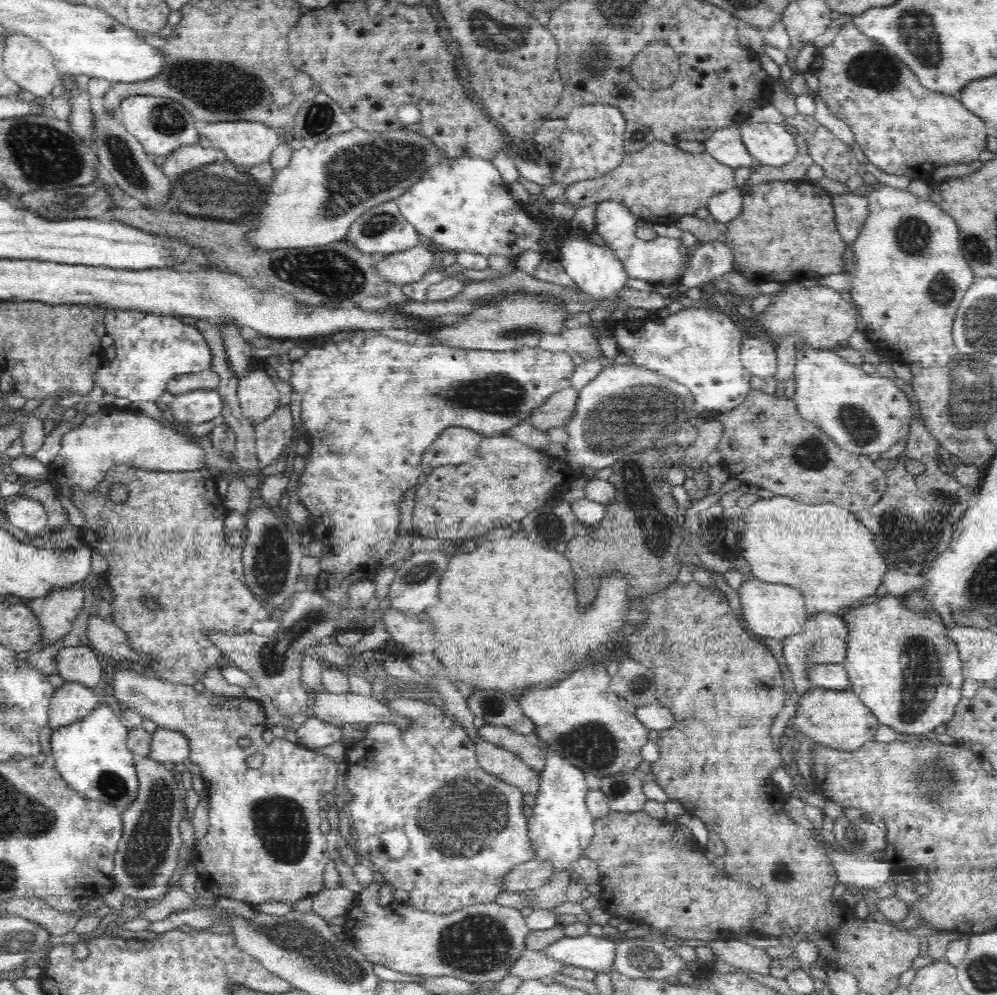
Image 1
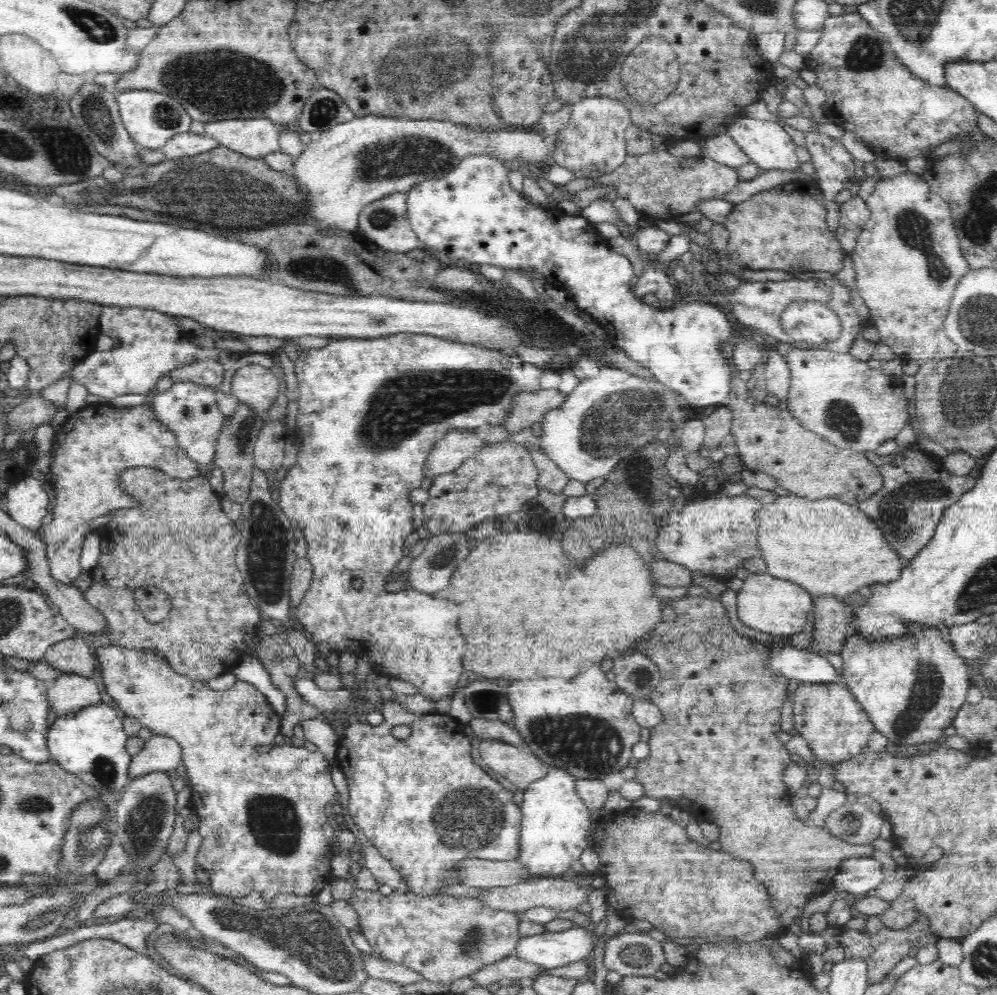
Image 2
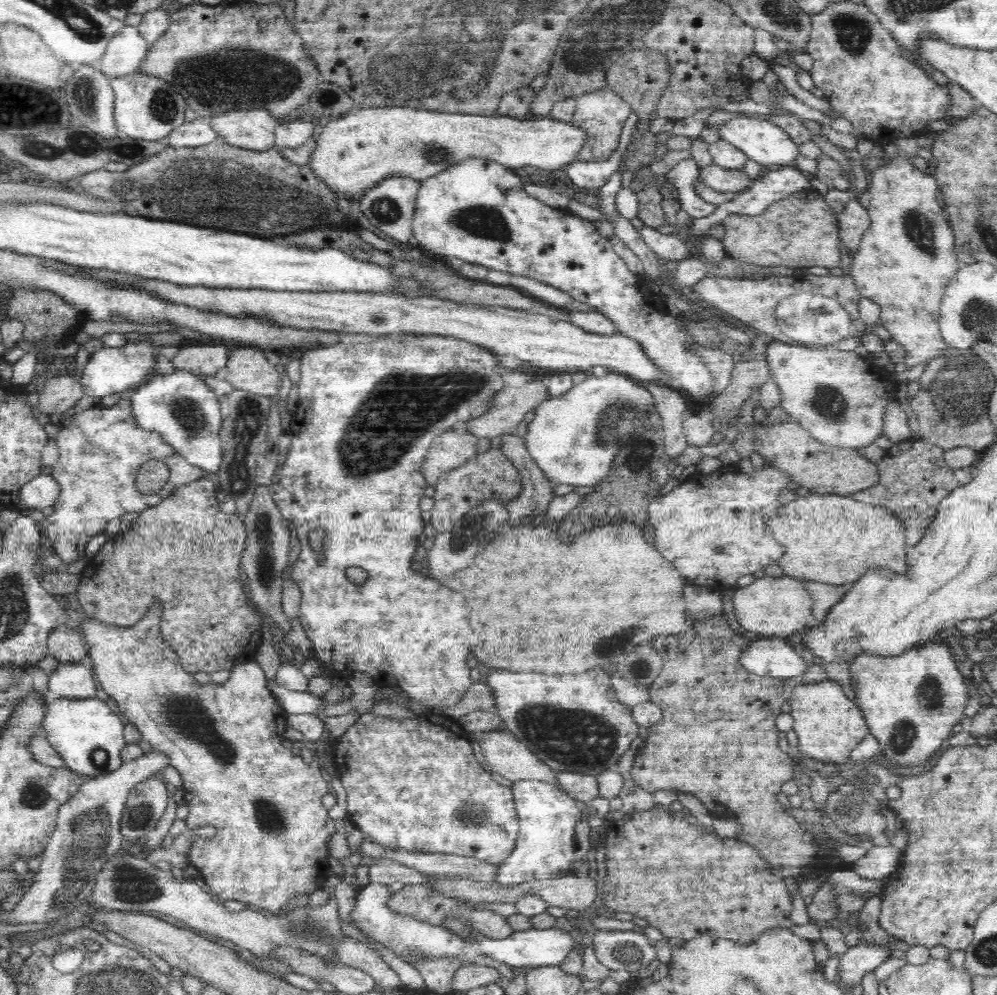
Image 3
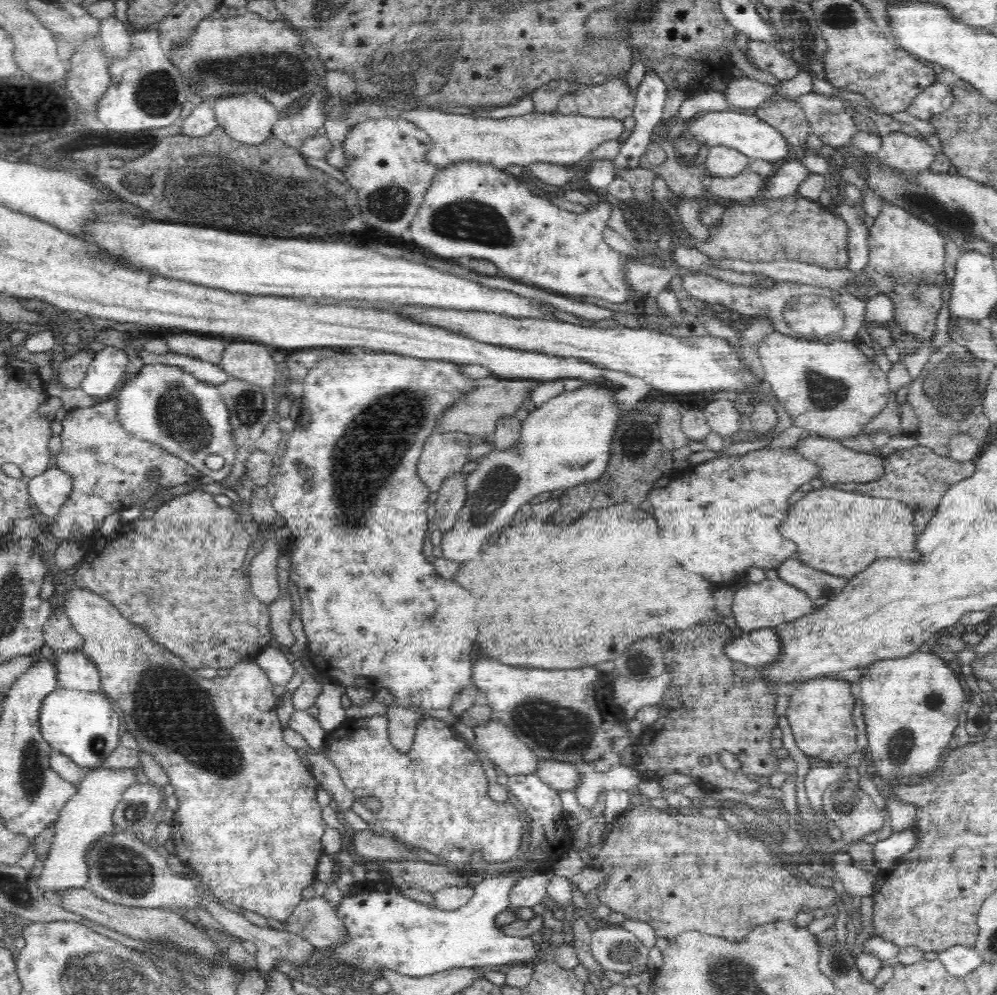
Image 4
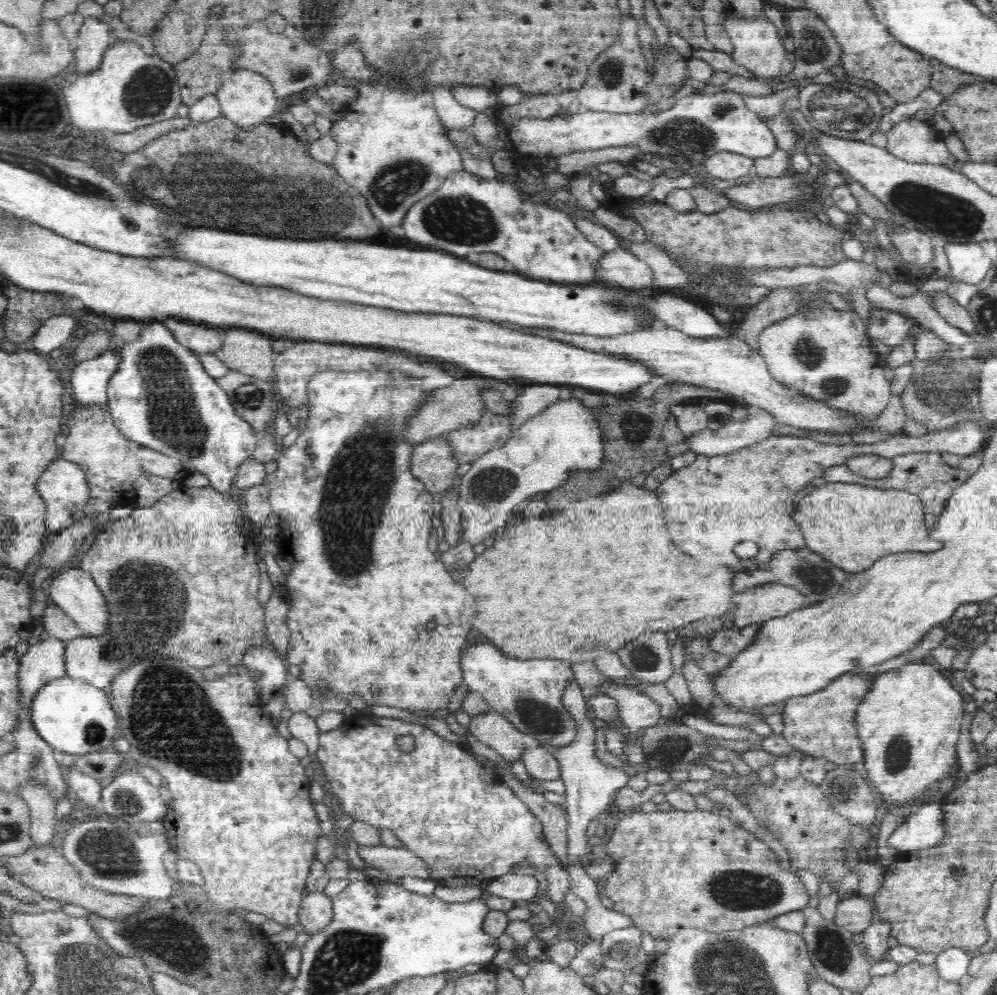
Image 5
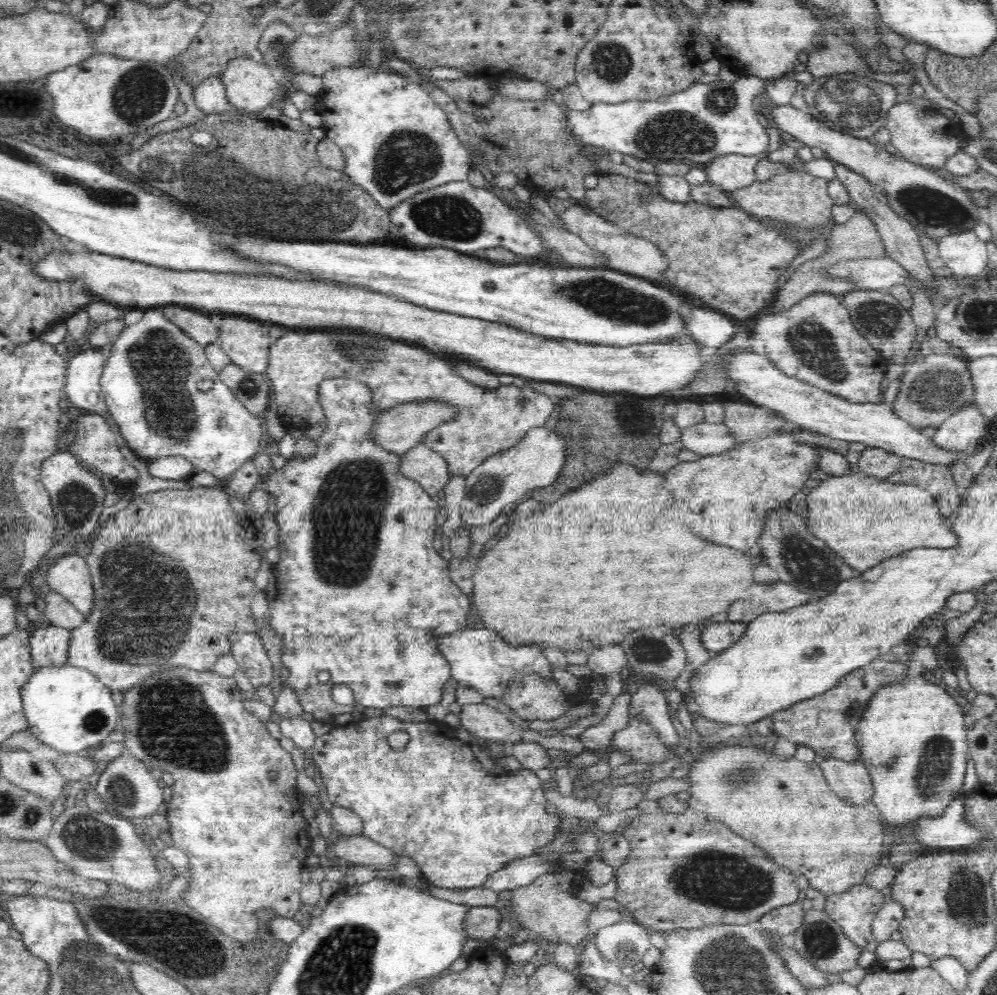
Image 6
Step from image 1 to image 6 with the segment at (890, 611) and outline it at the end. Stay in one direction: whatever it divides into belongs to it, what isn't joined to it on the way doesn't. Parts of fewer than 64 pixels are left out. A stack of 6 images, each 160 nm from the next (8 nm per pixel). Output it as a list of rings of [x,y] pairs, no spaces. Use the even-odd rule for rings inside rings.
[[[921,675],[915,678],[908,678],[906,681],[884,686],[874,694],[874,697],[869,701],[862,721],[858,723],[855,740],[857,750],[859,751],[858,758],[871,777],[874,790],[871,801],[876,805],[877,810],[881,812],[885,824],[896,828],[898,826],[902,827],[915,824],[915,821],[918,820],[918,818],[922,818],[922,816],[940,816],[944,814],[944,811],[948,808],[952,800],[962,792],[966,776],[966,762],[968,762],[966,758],[970,751],[970,744],[967,738],[968,728],[965,726],[965,718],[966,715],[963,714],[963,709],[960,708],[952,696],[946,692],[946,689],[936,686],[936,684],[930,684],[930,682],[926,681]]]

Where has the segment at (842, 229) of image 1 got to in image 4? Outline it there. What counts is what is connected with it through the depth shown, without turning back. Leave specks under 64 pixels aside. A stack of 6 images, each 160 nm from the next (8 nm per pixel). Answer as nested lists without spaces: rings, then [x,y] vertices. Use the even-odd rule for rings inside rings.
[[[843,200],[836,209],[849,227],[848,238],[846,238],[849,258],[844,267],[854,272],[860,271],[867,266],[869,260],[869,231],[864,220],[860,218],[858,212],[848,200]]]

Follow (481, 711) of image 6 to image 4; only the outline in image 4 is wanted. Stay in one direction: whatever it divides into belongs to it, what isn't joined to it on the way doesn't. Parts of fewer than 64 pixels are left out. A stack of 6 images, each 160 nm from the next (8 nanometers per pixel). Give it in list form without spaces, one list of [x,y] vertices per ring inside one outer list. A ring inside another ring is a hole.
[[[493,719],[475,726],[473,731],[475,744],[494,763],[499,774],[508,777],[536,774],[538,757],[510,727]]]

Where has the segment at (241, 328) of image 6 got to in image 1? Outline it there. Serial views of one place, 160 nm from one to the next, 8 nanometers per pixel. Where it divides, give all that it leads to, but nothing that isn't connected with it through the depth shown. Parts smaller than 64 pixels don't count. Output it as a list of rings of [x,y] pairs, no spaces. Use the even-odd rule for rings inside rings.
[[[258,366],[239,380],[237,397],[244,417],[253,425],[265,421],[280,406],[280,393],[272,377]]]

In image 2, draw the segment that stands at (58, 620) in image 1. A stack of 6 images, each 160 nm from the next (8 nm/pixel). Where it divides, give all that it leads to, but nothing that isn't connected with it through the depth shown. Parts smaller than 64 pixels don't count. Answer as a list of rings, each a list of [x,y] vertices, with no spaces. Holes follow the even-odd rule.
[[[105,402],[103,404],[89,404],[86,406],[85,411],[81,413],[76,413],[65,420],[64,426],[62,426],[62,430],[56,434],[55,443],[53,446],[53,450],[51,451],[54,457],[54,461],[51,464],[50,476],[52,478],[52,484],[55,488],[55,498],[57,500],[57,505],[55,506],[53,512],[52,521],[48,524],[43,525],[39,532],[40,537],[46,543],[46,557],[48,557],[48,563],[50,563],[50,575],[56,579],[58,582],[62,582],[66,585],[73,585],[72,582],[78,576],[80,576],[80,572],[82,572],[82,565],[80,565],[80,550],[82,550],[82,544],[84,544],[84,540],[86,540],[86,536],[90,533],[95,532],[95,530],[90,526],[90,522],[94,520],[94,518],[98,518],[98,516],[106,516],[110,512],[120,508],[134,508],[134,504],[138,504],[138,502],[132,502],[132,500],[128,500],[128,496],[126,493],[122,491],[122,488],[118,487],[118,480],[120,480],[120,472],[122,470],[131,469],[134,467],[156,467],[157,469],[163,470],[168,476],[172,478],[177,477],[180,480],[188,480],[190,478],[196,478],[196,476],[203,476],[208,471],[209,466],[196,462],[192,460],[182,447],[178,445],[178,441],[174,432],[172,432],[168,427],[164,426],[151,411],[150,407],[147,404],[137,405],[132,407],[116,407],[111,402]]]

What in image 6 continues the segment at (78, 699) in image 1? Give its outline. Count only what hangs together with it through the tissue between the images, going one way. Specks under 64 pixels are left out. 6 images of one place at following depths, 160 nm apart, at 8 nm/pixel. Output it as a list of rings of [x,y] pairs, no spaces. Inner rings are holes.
[[[221,484],[214,487],[200,486],[189,490],[165,489],[148,492],[137,496],[128,503],[128,506],[102,524],[102,528],[93,541],[90,553],[85,557],[93,580],[95,603],[92,612],[84,619],[84,622],[78,628],[71,630],[67,664],[85,669],[96,676],[102,685],[106,685],[111,690],[126,692],[126,690],[140,685],[145,679],[167,669],[187,667],[197,672],[210,671],[220,656],[231,653],[230,634],[234,634],[234,632],[256,633],[251,604],[254,595],[258,594],[254,588],[254,576],[260,568],[262,559],[259,551],[261,533],[258,524],[250,514],[240,515],[232,509],[230,501],[228,501],[230,495],[231,493]]]

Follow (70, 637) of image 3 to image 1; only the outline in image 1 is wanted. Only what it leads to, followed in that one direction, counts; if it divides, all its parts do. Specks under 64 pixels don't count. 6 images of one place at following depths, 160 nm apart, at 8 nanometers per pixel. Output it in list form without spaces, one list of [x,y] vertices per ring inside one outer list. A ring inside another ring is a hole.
[[[88,646],[64,648],[56,656],[58,674],[65,682],[93,688],[101,680],[101,665],[96,652]]]

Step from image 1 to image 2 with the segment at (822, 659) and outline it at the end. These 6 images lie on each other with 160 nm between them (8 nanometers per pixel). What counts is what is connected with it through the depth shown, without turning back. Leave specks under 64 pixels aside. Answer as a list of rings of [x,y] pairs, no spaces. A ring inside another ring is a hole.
[[[836,597],[813,598],[811,608],[815,622],[813,653],[820,656],[841,654],[854,627],[852,605]]]

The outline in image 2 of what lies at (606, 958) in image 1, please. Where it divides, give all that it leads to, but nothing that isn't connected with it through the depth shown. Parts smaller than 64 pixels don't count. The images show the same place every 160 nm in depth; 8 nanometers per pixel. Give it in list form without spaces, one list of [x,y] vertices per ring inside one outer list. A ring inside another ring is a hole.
[[[576,927],[562,932],[520,937],[513,954],[548,971],[577,960],[589,960],[595,943],[593,934]]]

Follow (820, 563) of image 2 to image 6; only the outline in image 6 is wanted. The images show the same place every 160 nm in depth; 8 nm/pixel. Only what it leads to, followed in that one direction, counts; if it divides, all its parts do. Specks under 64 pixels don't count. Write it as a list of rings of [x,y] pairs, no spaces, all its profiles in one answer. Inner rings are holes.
[[[859,470],[844,476],[829,476],[812,489],[806,502],[808,514],[804,516],[812,536],[824,541],[828,548],[860,572],[912,549],[949,549],[958,544],[958,536],[950,528],[949,520],[940,513],[936,498],[915,484],[894,484]]]

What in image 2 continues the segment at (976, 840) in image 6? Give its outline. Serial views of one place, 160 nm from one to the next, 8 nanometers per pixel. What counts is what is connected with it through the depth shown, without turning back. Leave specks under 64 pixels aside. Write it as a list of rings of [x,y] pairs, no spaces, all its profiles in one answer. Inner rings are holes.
[[[854,857],[845,860],[839,866],[832,886],[840,890],[841,893],[850,895],[850,897],[870,892],[884,880],[882,864],[874,859],[865,857]]]

